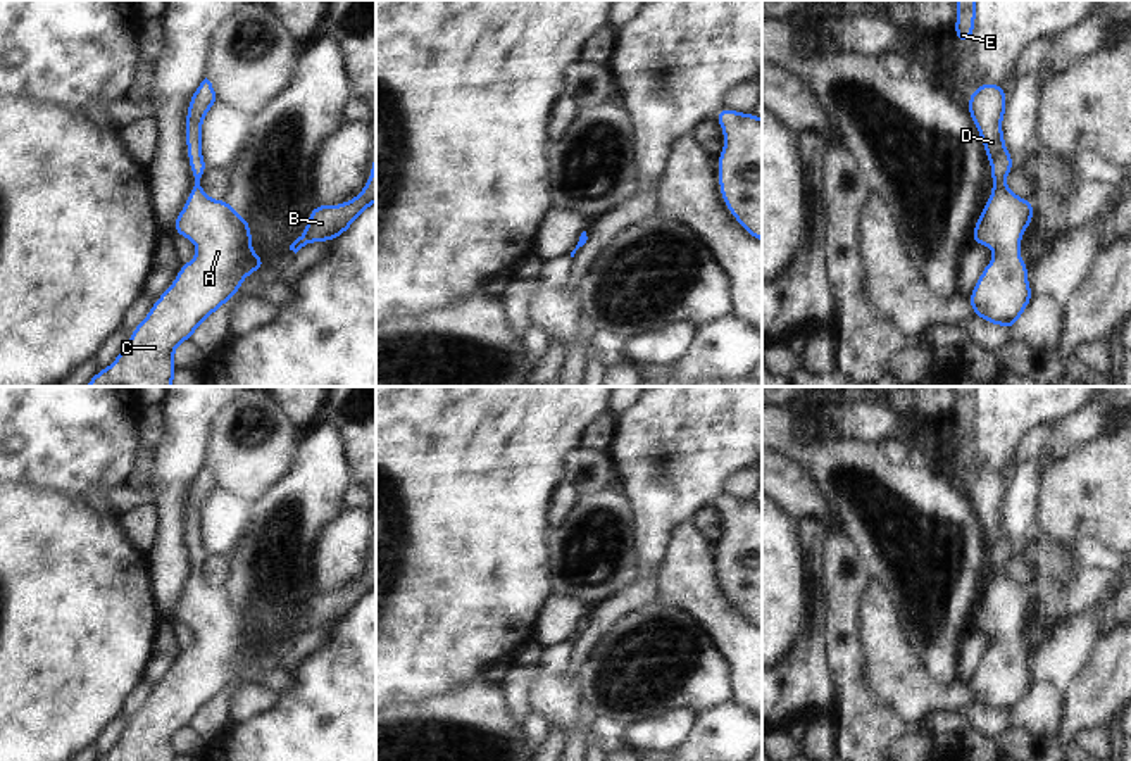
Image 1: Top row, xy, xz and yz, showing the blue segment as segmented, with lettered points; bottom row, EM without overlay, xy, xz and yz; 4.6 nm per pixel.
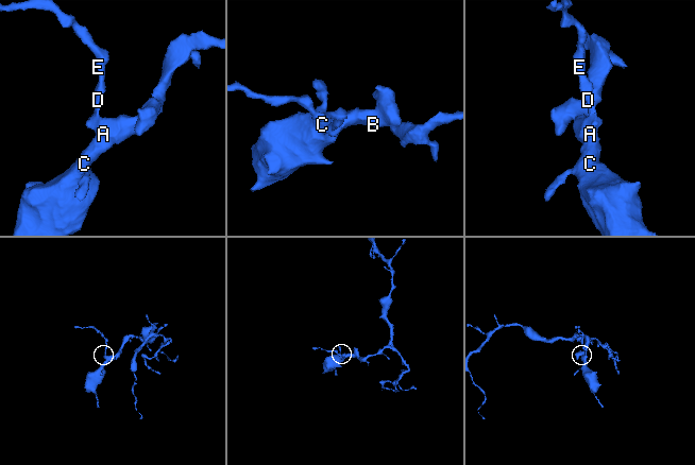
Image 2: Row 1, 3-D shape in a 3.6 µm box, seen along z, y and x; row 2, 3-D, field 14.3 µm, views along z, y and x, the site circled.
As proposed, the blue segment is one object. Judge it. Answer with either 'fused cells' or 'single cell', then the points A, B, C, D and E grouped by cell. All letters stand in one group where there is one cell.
single cell; A B C D E

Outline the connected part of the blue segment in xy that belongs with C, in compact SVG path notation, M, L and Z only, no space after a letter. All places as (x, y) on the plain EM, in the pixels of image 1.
M205 464L191 481L184 506L193 575L172 616L191 626L198 638L181 651L172 671L131 716L114 749L97 761L176 761L172 740L178 732L233 685L248 661L266 652L266 645L252 638L252 611L226 585L209 585L200 569L209 554L202 542L202 507L217 487Z

